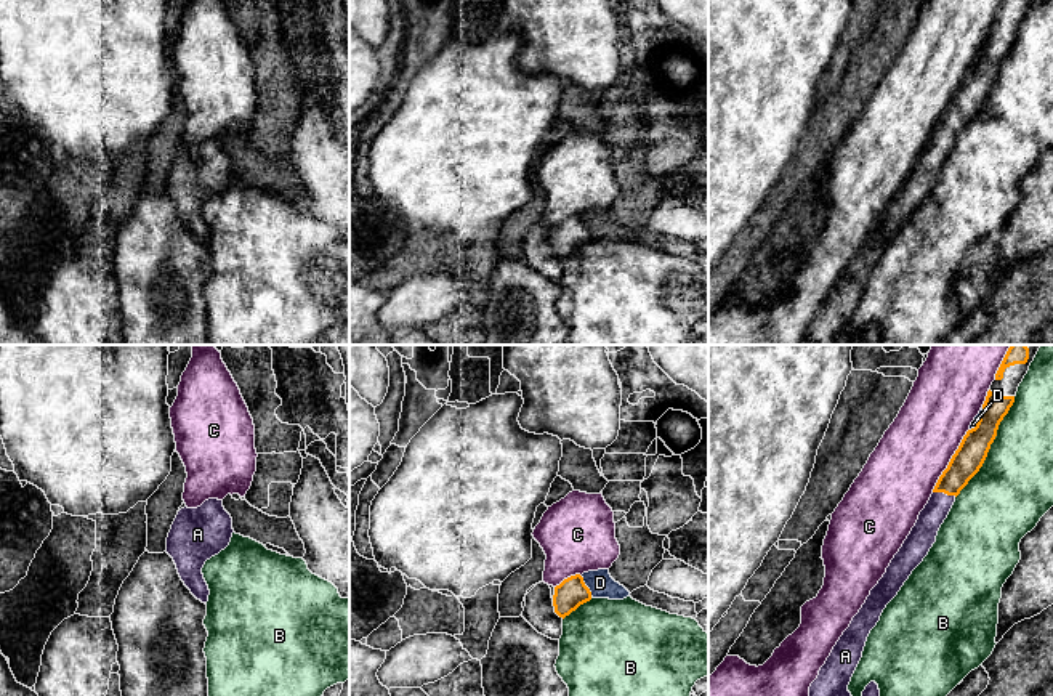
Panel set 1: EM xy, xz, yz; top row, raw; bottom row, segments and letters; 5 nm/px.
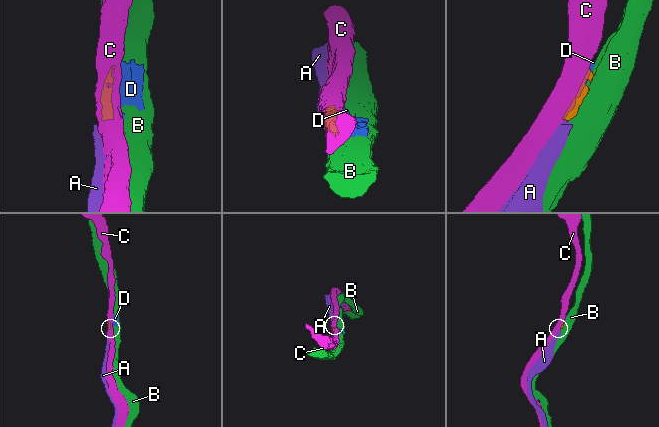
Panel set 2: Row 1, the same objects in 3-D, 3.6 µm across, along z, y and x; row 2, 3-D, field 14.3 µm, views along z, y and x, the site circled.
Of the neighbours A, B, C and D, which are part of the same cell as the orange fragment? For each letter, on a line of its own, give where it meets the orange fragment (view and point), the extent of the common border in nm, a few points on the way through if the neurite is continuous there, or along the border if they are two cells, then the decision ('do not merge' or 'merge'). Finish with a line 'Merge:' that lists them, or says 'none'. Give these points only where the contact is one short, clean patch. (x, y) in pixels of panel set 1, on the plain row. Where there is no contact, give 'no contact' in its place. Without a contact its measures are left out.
A: meets orange in yz at (944, 133); contact 120 nm long; runs through yz (972, 93), (944, 133), (923, 175); merge
B: meets orange in yz at (989, 89); contact 600 nm long; do not merge
C: meets orange in yz at (951, 101); contact 380 nm long; do not merge
D: meets orange in xz at (585, 226); contact 120 nm long; do not merge
Merge: A

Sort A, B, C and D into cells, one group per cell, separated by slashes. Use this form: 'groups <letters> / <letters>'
groups A / B / C / D

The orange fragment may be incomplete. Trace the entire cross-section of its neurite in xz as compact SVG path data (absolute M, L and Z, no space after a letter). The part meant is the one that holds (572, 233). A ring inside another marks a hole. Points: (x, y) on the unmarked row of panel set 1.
M580 215L564 220L553 231L537 225L526 237L522 258L542 276L559 281L563 260L591 241L591 233Z

